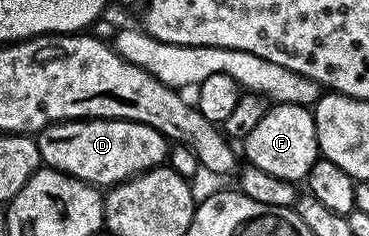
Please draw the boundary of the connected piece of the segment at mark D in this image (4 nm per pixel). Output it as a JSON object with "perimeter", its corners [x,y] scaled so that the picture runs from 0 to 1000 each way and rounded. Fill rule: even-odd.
{"perimeter":[[[163,508],[92,576],[111,682],[236,780],[290,805],[377,729],[431,712],[455,674],[461,602],[417,534],[360,508]]]}

